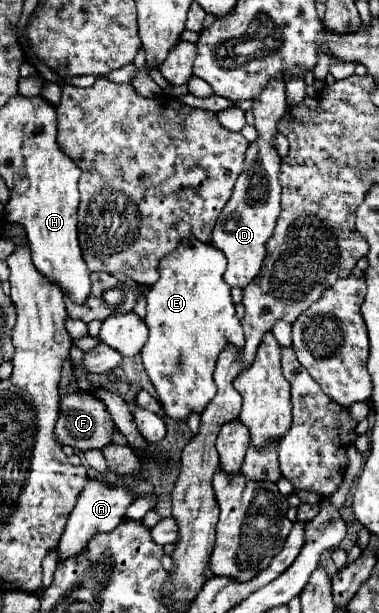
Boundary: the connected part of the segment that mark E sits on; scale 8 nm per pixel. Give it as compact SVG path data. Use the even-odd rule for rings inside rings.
M191 240L189 244L179 244L175 252L165 256L159 264L159 282L147 290L147 326L149 338L141 348L145 370L159 394L163 410L175 420L185 420L189 412L201 412L215 396L217 388L213 382L213 368L219 352L225 344L231 343L238 350L245 343L241 320L237 318L235 304L231 300L231 286L225 282L225 254L211 244Z

